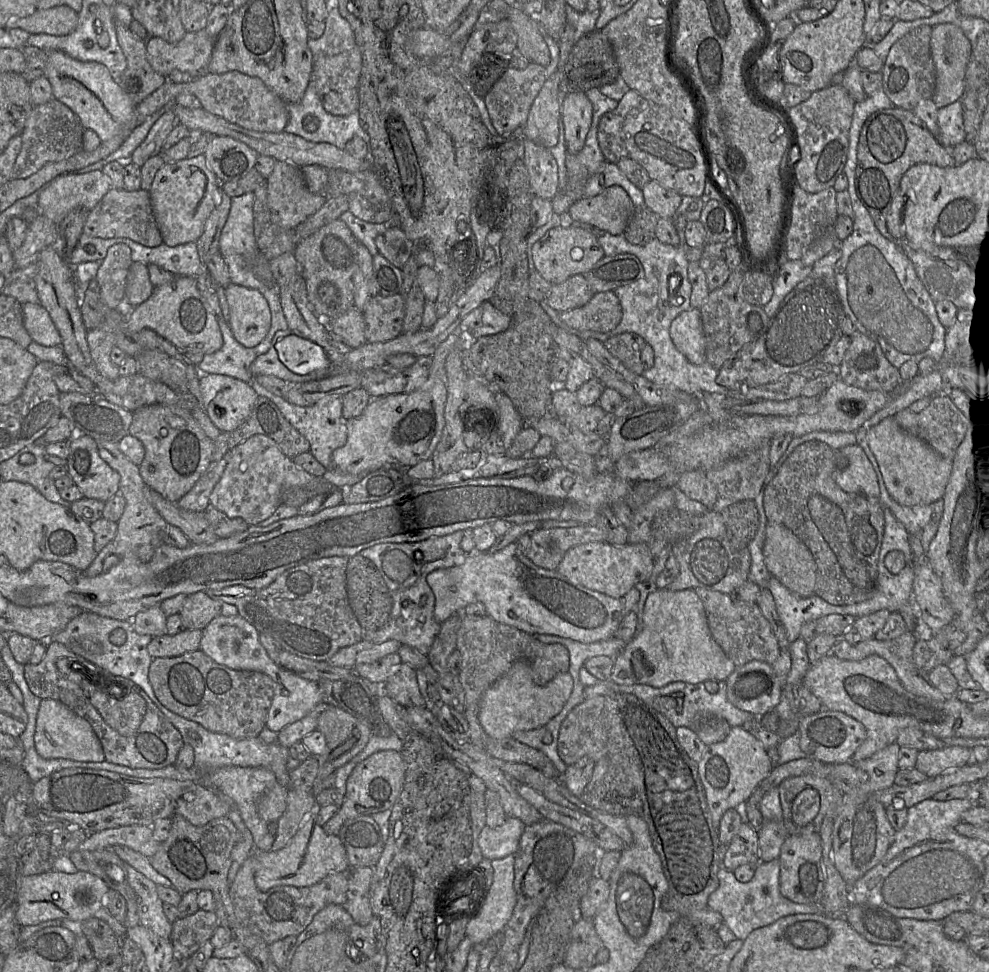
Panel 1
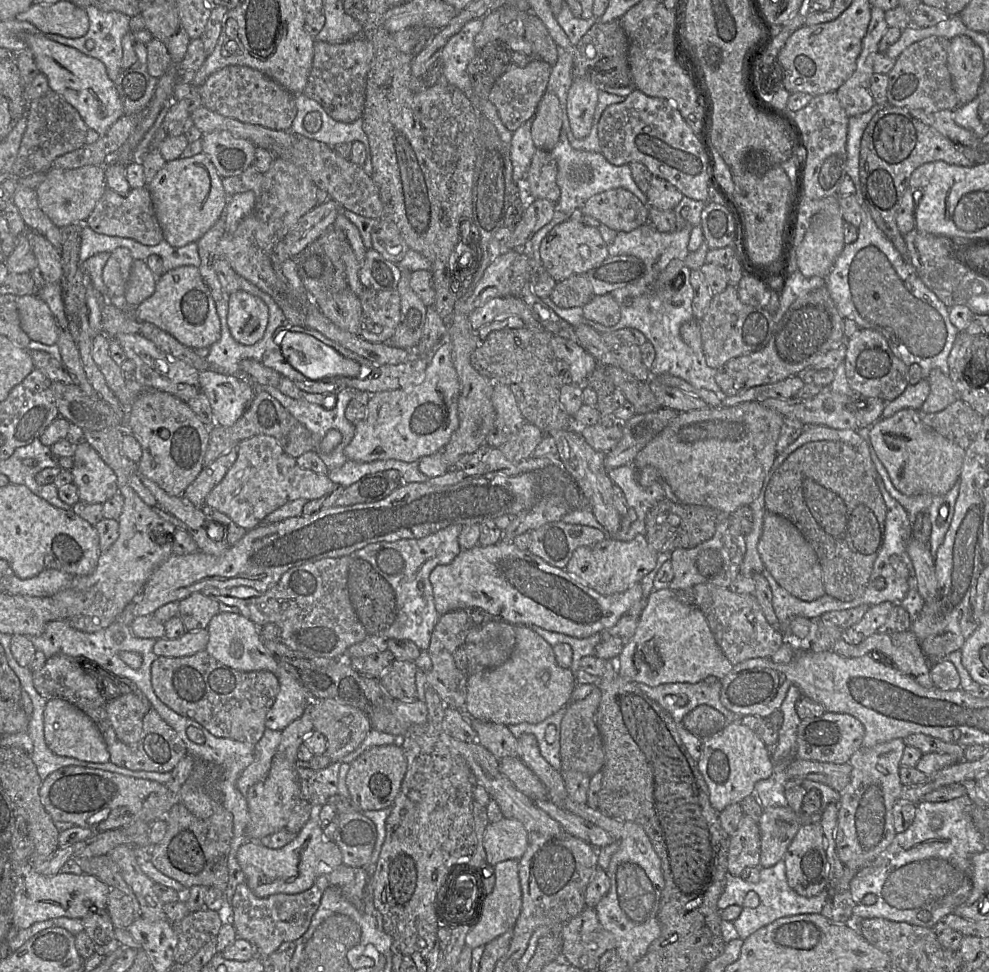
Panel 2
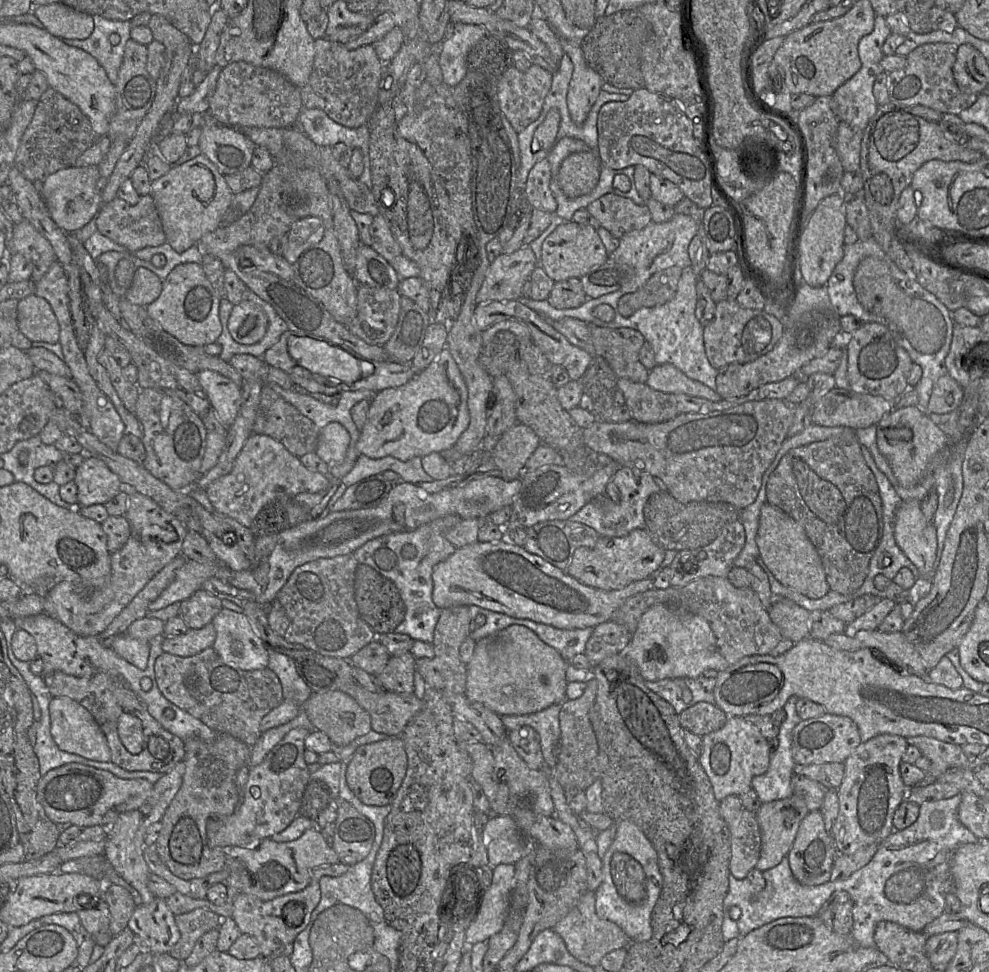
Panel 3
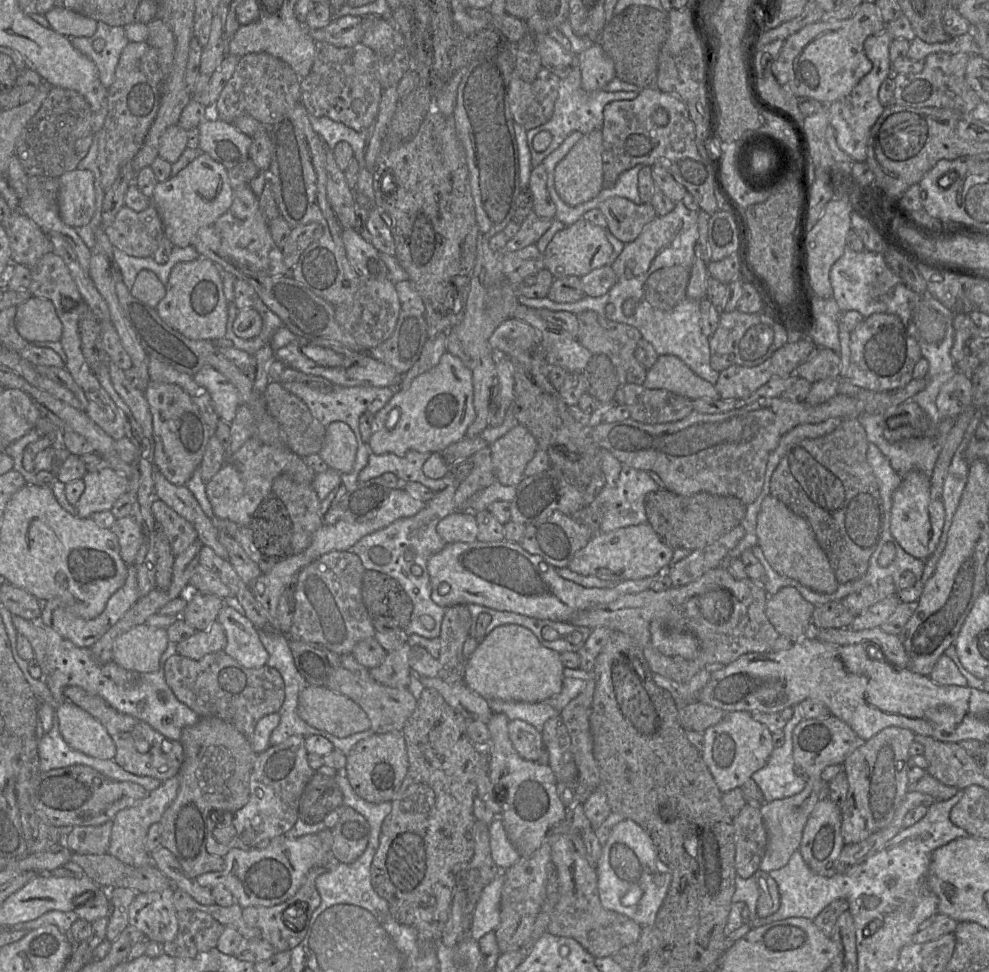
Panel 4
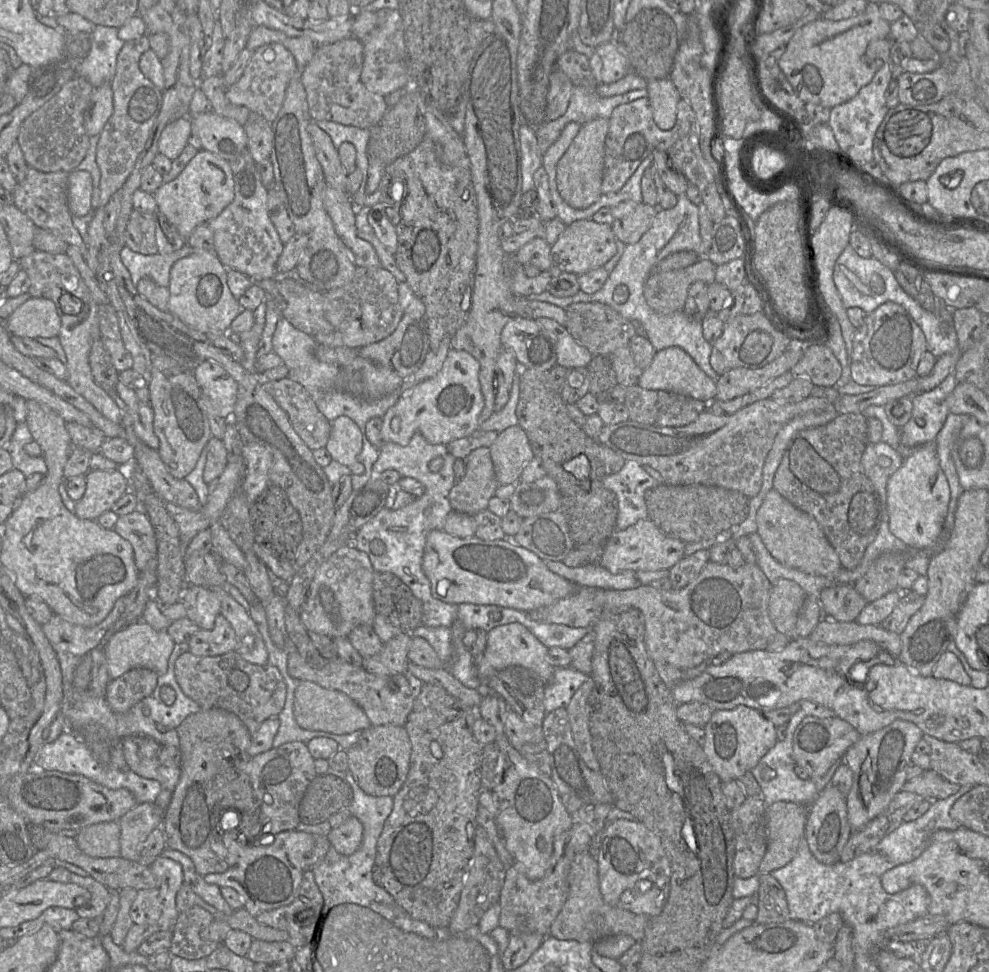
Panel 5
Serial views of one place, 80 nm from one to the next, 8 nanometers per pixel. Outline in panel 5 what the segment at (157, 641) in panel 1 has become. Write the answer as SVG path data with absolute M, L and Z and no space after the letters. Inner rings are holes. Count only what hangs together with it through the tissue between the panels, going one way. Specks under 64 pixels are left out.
M220 613L210 630L198 629L188 640L188 652L196 656L215 656L237 648L237 638L229 621Z

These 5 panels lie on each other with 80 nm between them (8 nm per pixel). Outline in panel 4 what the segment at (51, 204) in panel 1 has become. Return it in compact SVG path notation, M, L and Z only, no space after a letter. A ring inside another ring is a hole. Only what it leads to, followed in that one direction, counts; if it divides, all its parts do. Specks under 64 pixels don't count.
M74 169L58 177L60 217L71 227L89 223L95 212L94 175L88 169Z

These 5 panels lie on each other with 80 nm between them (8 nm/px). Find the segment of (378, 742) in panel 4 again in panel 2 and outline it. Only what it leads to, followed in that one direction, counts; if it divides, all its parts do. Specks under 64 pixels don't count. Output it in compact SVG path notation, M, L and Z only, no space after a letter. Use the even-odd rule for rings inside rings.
M399 743L372 747L350 763L346 784L349 799L358 811L376 811L392 807L407 771L407 760Z

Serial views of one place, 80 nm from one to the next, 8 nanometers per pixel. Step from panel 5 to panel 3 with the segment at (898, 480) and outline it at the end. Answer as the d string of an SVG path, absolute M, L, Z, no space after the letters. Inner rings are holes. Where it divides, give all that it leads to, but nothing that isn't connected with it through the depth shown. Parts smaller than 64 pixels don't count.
M903 501L898 508L894 525L896 543L917 567L920 576L935 573L937 530L924 516L921 501Z

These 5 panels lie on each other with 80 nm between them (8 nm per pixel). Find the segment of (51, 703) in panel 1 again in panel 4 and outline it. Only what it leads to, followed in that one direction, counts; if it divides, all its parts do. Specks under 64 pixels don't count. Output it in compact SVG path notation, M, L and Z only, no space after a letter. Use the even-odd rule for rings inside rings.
M64 700L55 709L59 731L73 749L99 759L113 759L116 746L106 728L89 712Z

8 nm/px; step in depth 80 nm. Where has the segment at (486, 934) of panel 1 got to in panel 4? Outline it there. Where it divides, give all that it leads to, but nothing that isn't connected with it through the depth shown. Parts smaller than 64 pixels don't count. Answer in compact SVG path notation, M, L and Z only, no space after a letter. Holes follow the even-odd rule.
M504 871L498 873L488 884L476 905L472 916L469 936L479 940L487 933L495 932L500 924L500 901L504 884Z

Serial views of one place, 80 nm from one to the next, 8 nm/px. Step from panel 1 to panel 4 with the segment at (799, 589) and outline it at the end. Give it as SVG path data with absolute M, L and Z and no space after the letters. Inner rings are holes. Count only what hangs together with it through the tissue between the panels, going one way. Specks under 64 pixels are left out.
M770 494L762 501L756 524L757 544L773 570L812 591L833 593L839 583L808 522Z

